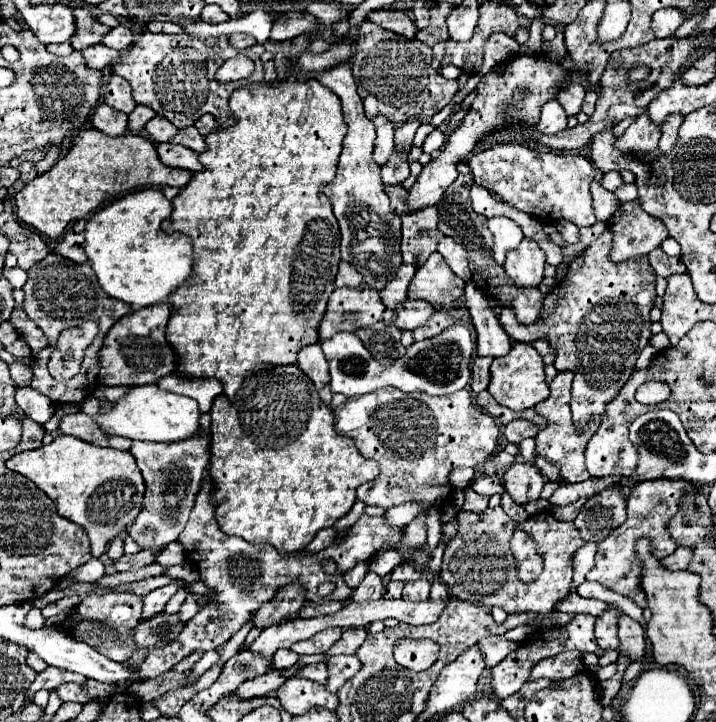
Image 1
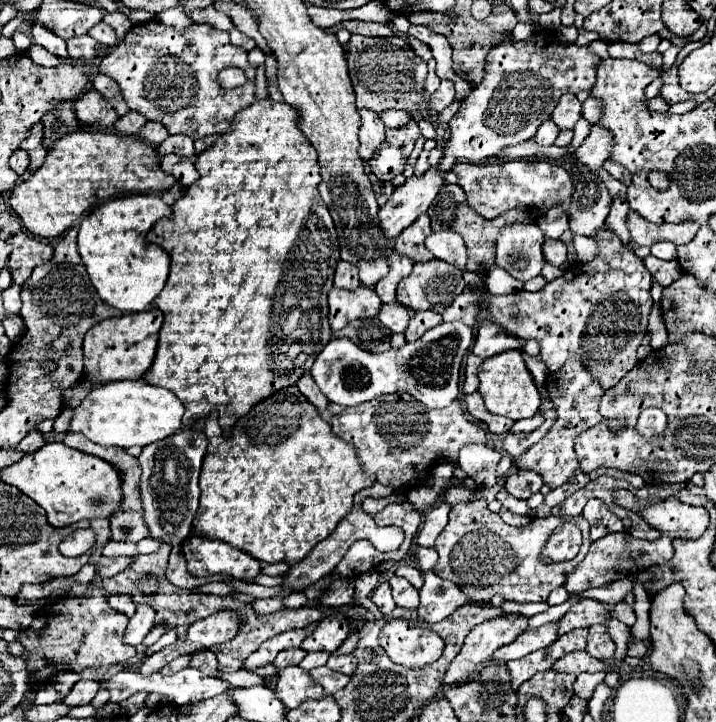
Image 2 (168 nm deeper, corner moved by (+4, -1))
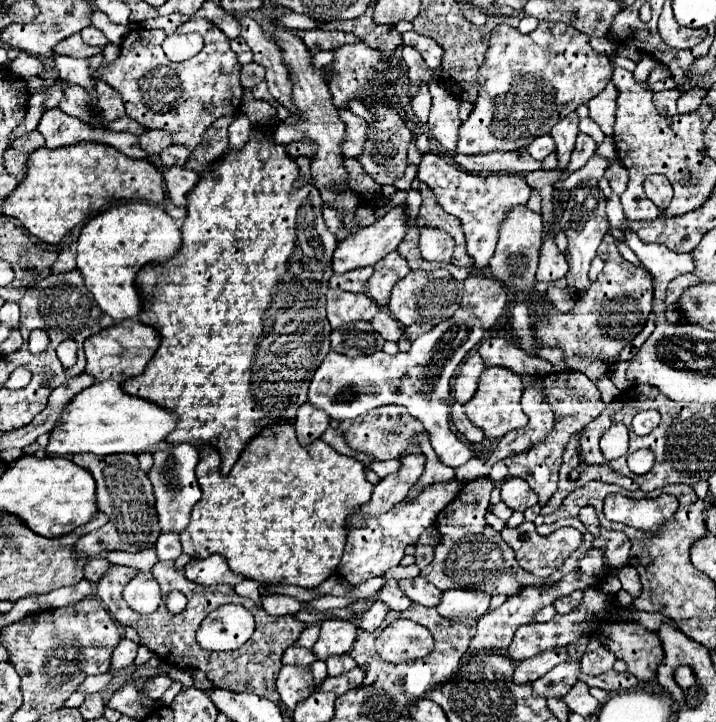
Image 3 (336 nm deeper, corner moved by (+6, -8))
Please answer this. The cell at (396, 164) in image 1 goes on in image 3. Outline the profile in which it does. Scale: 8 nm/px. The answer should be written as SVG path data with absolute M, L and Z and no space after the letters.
M386 104L372 106L372 114L374 114L374 124L370 124L368 128L368 140L364 152L358 156L358 162L380 186L394 184L400 176L404 176L404 170L408 166L408 146L412 142L412 132L404 124L404 120Z

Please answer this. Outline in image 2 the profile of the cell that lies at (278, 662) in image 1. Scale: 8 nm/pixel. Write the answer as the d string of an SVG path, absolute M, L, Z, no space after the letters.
M290 647L290 649L284 649L282 653L278 653L274 665L276 665L278 671L280 671L280 669L284 669L284 667L298 665L304 657L306 657L306 651L304 651L304 649L294 649L294 647Z

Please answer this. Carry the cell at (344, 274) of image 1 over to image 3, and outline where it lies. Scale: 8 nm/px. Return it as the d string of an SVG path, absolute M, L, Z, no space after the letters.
M356 268L344 274L334 274L330 278L330 288L340 288L346 292L364 292L364 286L368 282L368 278L372 276L372 268Z

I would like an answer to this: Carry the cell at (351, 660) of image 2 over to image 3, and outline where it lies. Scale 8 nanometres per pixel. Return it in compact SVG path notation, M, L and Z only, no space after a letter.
M342 654L342 656L330 656L326 660L326 666L328 666L328 676L340 676L356 668L356 662L348 654Z

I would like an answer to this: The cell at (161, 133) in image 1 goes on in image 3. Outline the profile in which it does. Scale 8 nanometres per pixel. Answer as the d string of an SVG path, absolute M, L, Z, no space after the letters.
M146 130L140 136L140 148L148 154L160 154L164 148L172 144L172 138L164 130Z

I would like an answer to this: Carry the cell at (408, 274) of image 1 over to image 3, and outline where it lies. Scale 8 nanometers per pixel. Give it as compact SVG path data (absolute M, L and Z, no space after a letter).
M390 252L388 256L380 258L374 264L374 274L370 276L370 280L366 284L366 290L368 290L370 298L374 298L386 310L394 284L398 280L402 280L408 272L410 272L410 266L400 254Z

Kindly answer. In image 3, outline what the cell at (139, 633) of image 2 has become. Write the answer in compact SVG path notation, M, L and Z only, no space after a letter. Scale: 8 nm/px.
M122 638L112 654L112 670L118 670L118 668L124 668L128 664L134 662L136 658L136 650L138 650L138 644L128 640L128 638Z

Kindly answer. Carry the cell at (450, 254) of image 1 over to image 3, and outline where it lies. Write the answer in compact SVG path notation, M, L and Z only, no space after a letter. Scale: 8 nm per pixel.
M436 228L420 230L420 252L428 262L450 262L454 254L454 240Z

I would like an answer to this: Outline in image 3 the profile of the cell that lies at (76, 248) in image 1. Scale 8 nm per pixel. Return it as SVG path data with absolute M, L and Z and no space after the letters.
M70 246L64 248L64 250L58 254L56 262L52 264L52 272L54 272L54 274L60 274L60 272L70 272L70 270L74 270L74 268L76 268L74 260L76 260L76 250L70 248Z

